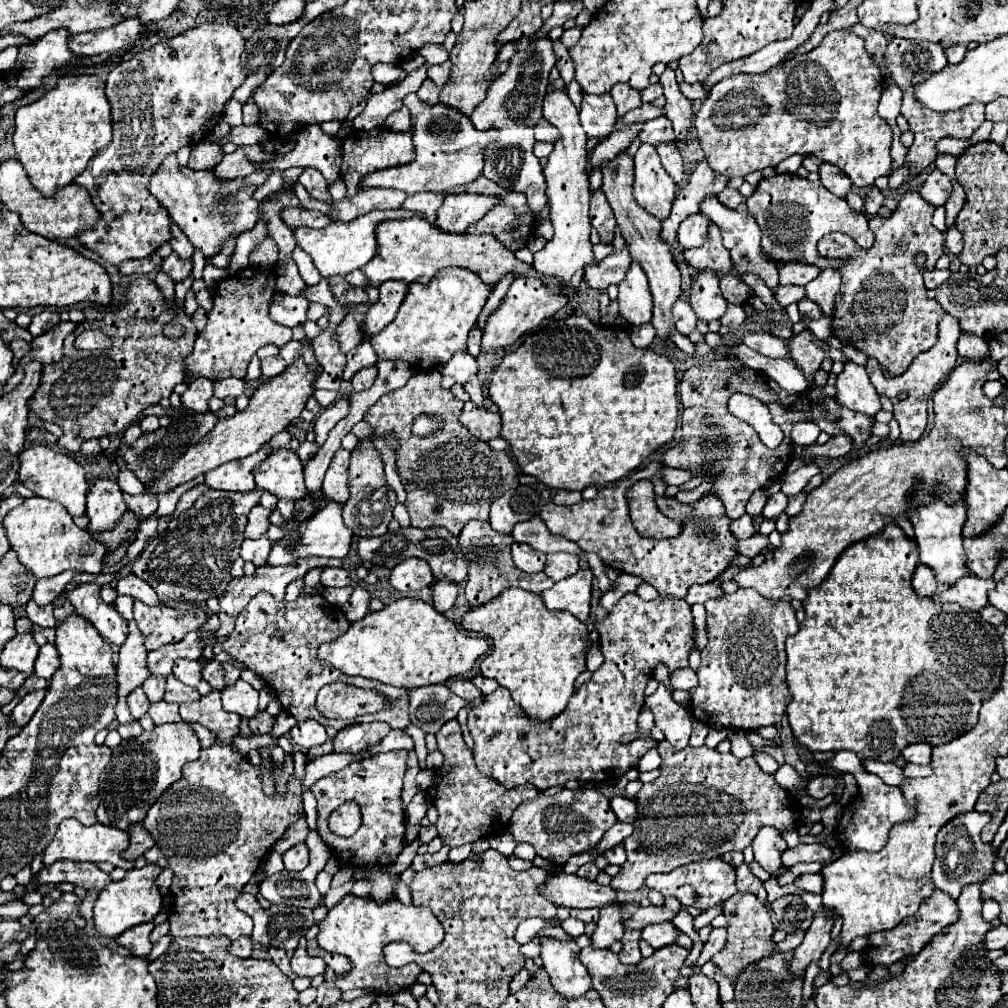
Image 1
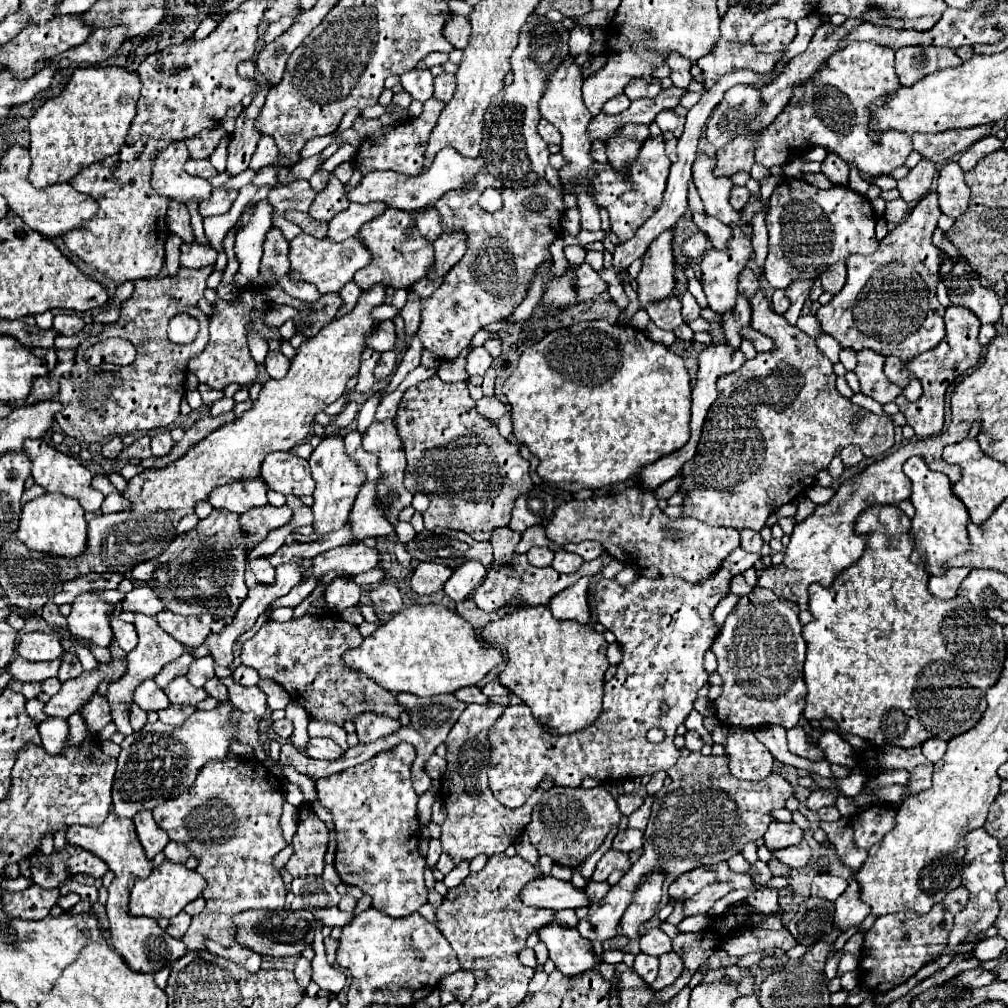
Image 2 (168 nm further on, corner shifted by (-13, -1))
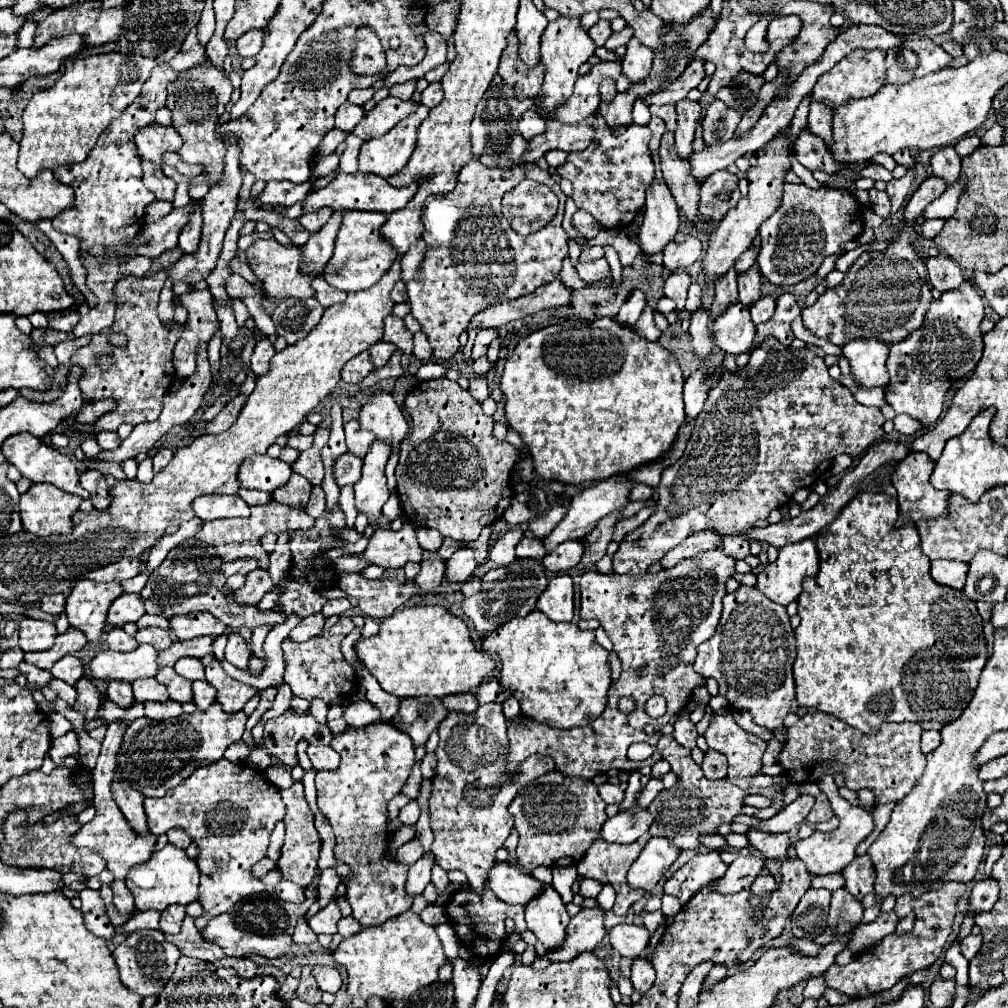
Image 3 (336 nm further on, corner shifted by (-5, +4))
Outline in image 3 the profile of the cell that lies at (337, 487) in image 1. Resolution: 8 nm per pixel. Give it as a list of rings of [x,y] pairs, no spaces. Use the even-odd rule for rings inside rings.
[[[351,419],[349,423],[345,423],[345,437],[347,437],[347,449],[349,449],[349,453],[359,455],[359,457],[365,457],[369,445],[375,439],[375,435],[371,431],[361,429],[359,419]]]

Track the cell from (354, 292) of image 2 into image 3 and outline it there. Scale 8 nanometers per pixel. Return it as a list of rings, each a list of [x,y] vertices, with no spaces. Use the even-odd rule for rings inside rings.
[[[315,277],[315,281],[311,283],[311,287],[315,289],[315,299],[317,299],[325,309],[331,307],[331,305],[335,305],[335,303],[345,301],[345,297],[347,297],[347,293],[331,287],[331,285],[329,285],[325,279],[321,279],[321,277]]]

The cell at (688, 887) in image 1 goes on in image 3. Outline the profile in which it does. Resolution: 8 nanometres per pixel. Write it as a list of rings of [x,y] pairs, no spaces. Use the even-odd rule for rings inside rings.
[[[717,851],[695,855],[665,883],[665,893],[675,895],[681,905],[685,905],[707,883],[723,877],[725,871],[727,865],[721,861]]]

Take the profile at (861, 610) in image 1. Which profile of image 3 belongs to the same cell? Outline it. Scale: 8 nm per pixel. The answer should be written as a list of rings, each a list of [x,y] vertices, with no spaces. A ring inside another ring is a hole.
[[[861,491],[857,493],[847,507],[839,511],[833,523],[829,523],[819,535],[817,535],[817,549],[819,549],[819,573],[813,579],[803,581],[803,593],[799,597],[799,617],[801,625],[795,629],[795,639],[797,639],[797,659],[793,663],[793,675],[795,675],[795,685],[797,685],[797,703],[799,707],[815,707],[823,713],[829,713],[847,725],[871,733],[879,729],[881,723],[887,721],[915,721],[923,729],[941,729],[947,723],[955,721],[967,703],[973,697],[973,691],[977,687],[979,675],[987,663],[987,645],[981,633],[981,617],[977,613],[975,601],[971,601],[963,591],[939,585],[937,581],[931,579],[929,573],[929,557],[923,555],[921,551],[921,541],[919,533],[913,525],[903,525],[901,529],[895,527],[897,521],[897,499],[887,495],[887,493],[869,493]]]

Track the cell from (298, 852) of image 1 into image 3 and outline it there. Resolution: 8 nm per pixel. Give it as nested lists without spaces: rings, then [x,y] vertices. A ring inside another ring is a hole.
[[[293,783],[291,787],[283,789],[281,799],[287,805],[287,817],[283,819],[287,831],[285,831],[285,841],[281,847],[281,857],[277,861],[277,869],[283,875],[283,879],[289,879],[301,887],[309,887],[309,883],[317,871],[321,839],[319,839],[319,833],[313,825],[313,813],[311,813],[311,809],[305,801],[305,795],[303,795],[303,783]]]

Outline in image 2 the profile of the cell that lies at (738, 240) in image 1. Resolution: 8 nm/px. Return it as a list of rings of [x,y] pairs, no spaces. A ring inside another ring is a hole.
[[[697,152],[695,164],[693,164],[693,182],[697,186],[697,192],[705,204],[705,212],[715,216],[727,226],[739,226],[745,234],[753,236],[753,228],[741,220],[741,212],[735,210],[729,204],[729,194],[733,188],[733,182],[729,178],[715,178],[711,174],[711,162],[705,152]]]

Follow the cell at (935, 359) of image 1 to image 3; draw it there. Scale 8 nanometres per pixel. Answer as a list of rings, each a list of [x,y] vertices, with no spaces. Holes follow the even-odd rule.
[[[971,281],[959,289],[951,289],[935,299],[923,319],[923,325],[909,333],[903,341],[891,345],[887,369],[891,381],[885,387],[887,403],[897,413],[907,413],[919,419],[925,427],[935,425],[943,411],[943,401],[953,381],[965,379],[981,359],[983,333],[981,321],[985,319],[985,301]],[[899,365],[905,367],[905,379],[899,379]]]

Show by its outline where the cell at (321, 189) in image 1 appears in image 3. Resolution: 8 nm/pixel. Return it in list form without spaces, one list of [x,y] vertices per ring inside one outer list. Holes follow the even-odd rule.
[[[321,209],[319,213],[309,213],[307,217],[299,217],[299,223],[309,231],[309,233],[317,233],[331,217],[329,209]]]

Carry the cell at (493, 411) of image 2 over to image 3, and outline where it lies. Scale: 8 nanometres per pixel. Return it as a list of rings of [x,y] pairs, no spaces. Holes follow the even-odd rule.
[[[471,377],[471,387],[469,387],[471,395],[477,399],[477,401],[483,401],[489,397],[489,391],[487,391],[487,379],[485,377]]]

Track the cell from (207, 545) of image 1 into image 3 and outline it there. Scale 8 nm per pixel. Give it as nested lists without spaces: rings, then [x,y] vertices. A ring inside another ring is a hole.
[[[211,545],[187,549],[187,547],[175,547],[169,551],[167,559],[157,567],[147,585],[143,587],[143,605],[149,615],[161,615],[165,619],[177,617],[177,615],[189,615],[195,611],[209,611],[213,617],[223,621],[231,629],[239,627],[259,627],[259,625],[281,625],[287,621],[285,615],[277,611],[259,611],[257,607],[243,607],[235,603],[233,593],[223,593],[225,575],[221,575],[219,567],[223,561],[215,557],[215,549]]]

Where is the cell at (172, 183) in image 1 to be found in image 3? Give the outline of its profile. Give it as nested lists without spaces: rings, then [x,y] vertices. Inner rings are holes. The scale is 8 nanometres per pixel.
[[[159,123],[147,125],[135,133],[135,145],[141,159],[155,161],[159,165],[159,157],[167,151],[177,151],[181,145],[181,135],[175,127],[163,127]]]

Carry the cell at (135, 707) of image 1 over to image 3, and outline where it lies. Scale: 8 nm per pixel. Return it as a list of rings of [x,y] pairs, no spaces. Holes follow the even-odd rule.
[[[137,679],[137,681],[133,681],[133,695],[135,695],[137,703],[167,701],[169,699],[167,687],[161,685],[157,679]]]

